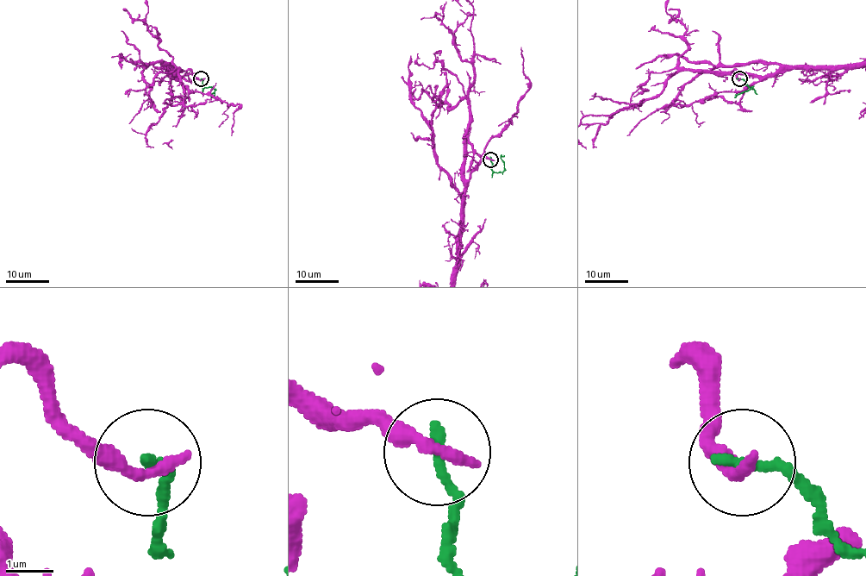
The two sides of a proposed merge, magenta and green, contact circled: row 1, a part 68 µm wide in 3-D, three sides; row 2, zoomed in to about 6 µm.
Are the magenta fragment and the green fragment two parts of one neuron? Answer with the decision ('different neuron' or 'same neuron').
different neuron

